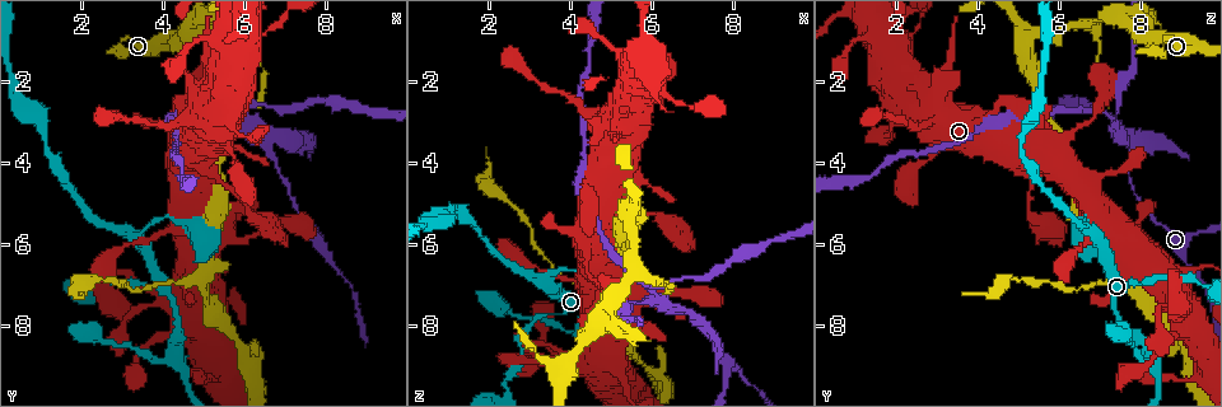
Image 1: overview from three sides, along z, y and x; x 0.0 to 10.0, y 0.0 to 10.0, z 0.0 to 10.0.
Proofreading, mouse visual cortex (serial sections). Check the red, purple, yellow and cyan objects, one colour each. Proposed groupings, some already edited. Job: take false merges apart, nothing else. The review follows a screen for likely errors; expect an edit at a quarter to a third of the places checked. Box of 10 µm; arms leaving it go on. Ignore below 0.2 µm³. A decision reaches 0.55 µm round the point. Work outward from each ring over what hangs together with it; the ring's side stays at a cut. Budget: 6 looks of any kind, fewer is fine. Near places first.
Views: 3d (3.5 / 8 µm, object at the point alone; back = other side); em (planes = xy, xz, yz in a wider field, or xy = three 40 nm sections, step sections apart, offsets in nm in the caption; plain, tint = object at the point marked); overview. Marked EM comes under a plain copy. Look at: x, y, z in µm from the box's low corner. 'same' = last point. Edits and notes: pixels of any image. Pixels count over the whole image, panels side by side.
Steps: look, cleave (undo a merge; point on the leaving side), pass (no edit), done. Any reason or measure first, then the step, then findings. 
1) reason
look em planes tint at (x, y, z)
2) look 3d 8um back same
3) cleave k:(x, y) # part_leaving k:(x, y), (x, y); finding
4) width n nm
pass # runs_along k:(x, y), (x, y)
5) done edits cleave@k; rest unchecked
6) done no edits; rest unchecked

arms part here
look 3d 8um at (5.00, 6.70, 7.45)

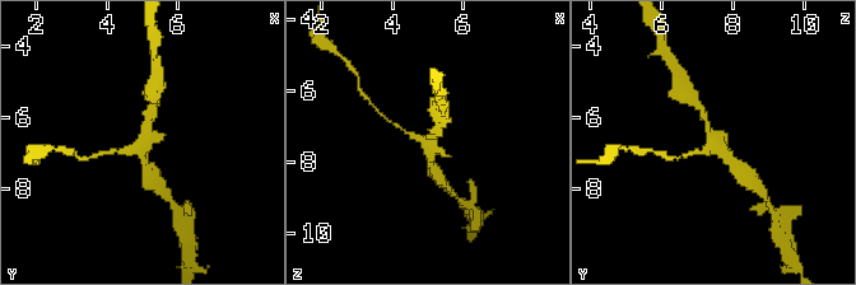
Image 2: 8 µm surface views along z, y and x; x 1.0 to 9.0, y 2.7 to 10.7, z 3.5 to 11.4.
now the EM
look em xy step 5 tint same

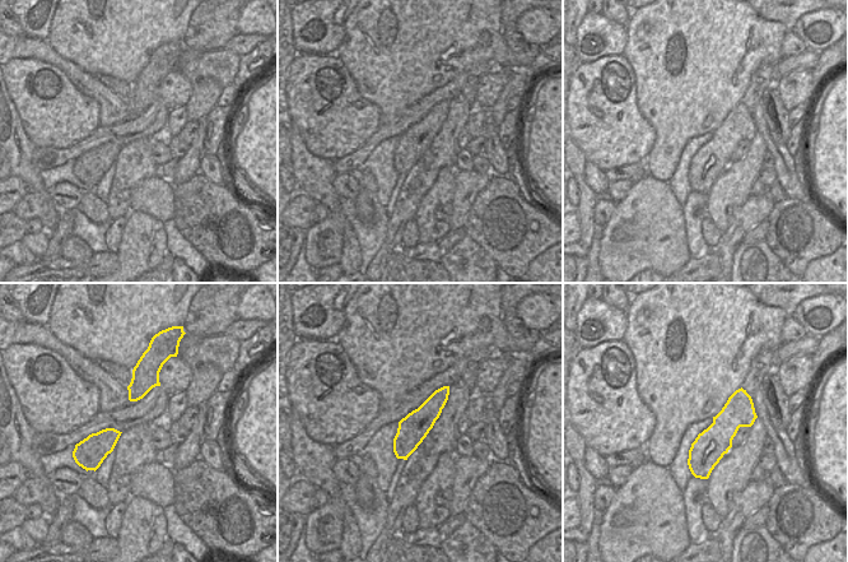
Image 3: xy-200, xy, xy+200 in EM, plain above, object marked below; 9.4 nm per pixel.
pass # runs_along 2:(702, 110), (712, 140), (738, 169); one cell here

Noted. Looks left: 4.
abrupt turn
look 3d 3.5um at (3.30, 5.80, 6.90)

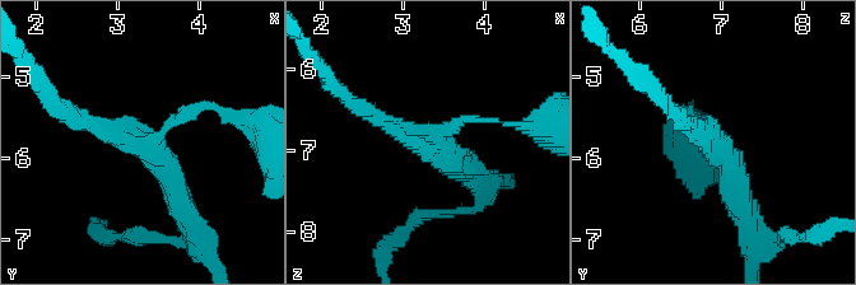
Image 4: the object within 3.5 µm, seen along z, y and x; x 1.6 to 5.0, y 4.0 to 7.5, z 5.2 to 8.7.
arm_widths 150, 200, 300 nm
pass # runs_along 4:(185, 211), (145, 145), (75, 117); all the same cell

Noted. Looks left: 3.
calibre changes
look em xy step 3 tint at (6.55, 3.55, 7.75)

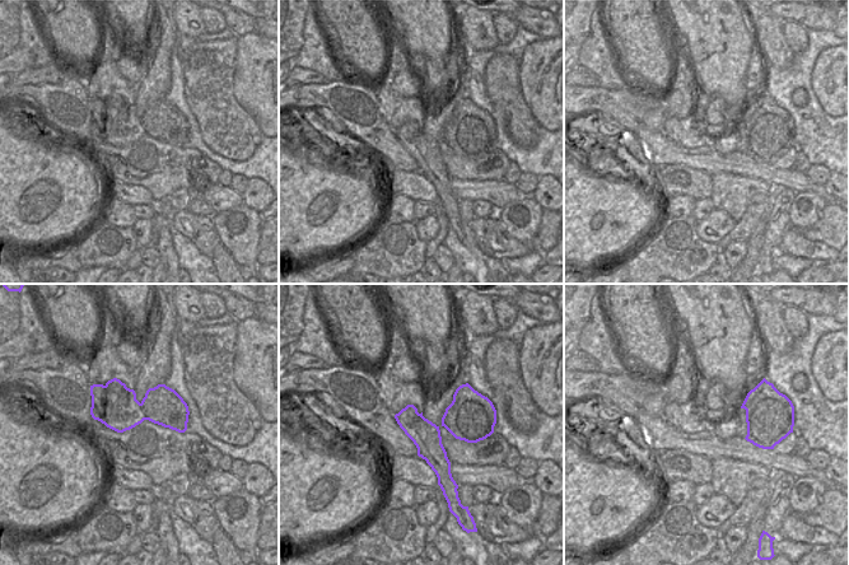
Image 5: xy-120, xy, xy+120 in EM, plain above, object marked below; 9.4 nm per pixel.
see where the arms go
look 3d 3.5um same

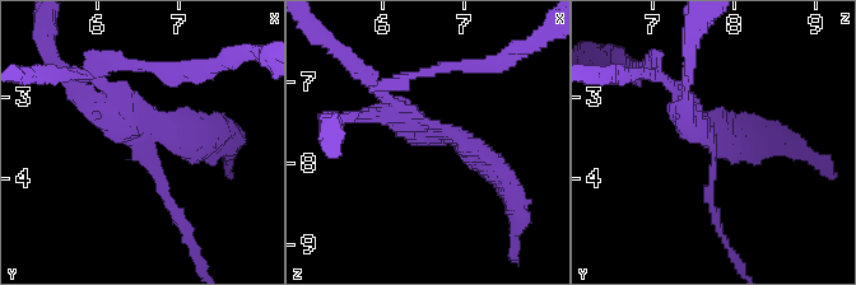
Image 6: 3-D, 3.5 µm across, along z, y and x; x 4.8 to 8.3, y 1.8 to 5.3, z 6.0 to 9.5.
cleave 6:(367, 80) # part_leaving 6:(396, 106), (319, 37); a second cell is stuck on

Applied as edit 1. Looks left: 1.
done edits cleave@6; rest unchecked

